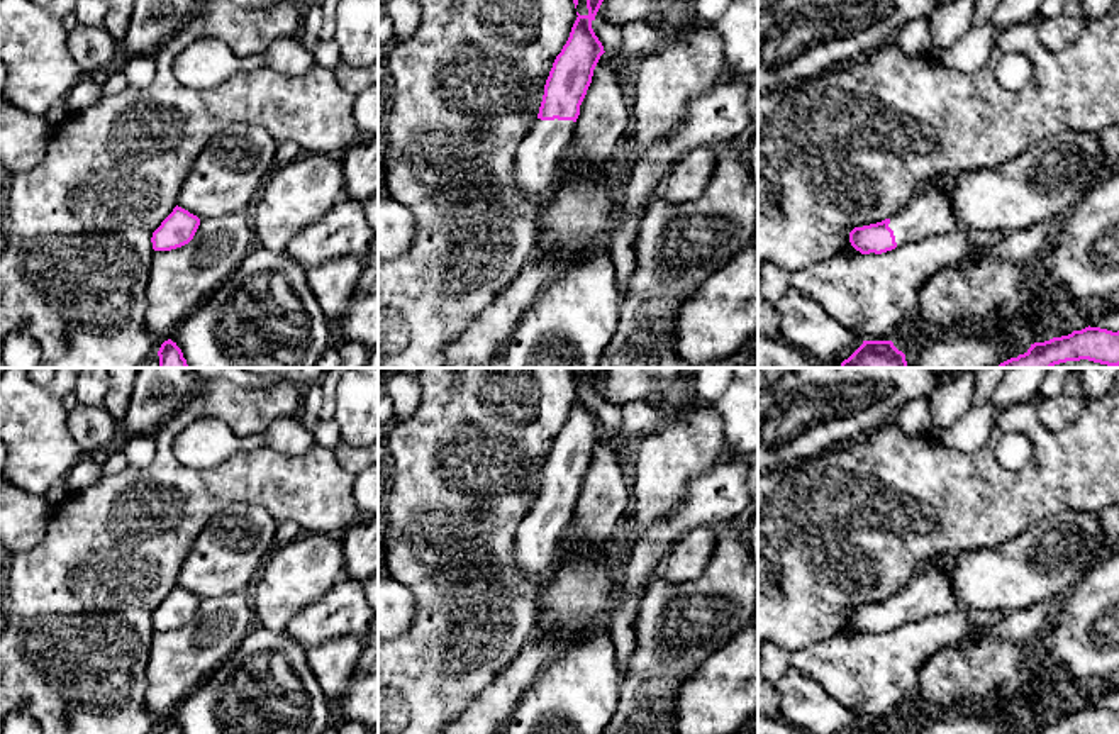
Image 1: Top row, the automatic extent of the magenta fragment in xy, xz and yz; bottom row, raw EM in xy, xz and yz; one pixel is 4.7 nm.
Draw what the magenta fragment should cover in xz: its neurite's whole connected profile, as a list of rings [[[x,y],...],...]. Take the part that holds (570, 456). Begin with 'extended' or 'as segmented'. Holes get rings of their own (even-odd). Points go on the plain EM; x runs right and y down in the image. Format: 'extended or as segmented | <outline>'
extended | [[[604,368],[587,373],[588,393],[576,392],[570,417],[546,459],[537,500],[517,529],[514,559],[526,575],[546,575],[556,542],[571,519],[593,449],[605,432],[592,409],[602,381]]]

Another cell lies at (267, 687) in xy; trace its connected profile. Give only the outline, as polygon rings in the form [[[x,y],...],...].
[[[254,624],[237,649],[170,719],[183,734],[322,734],[336,720],[336,710],[309,666],[305,648],[285,631],[268,631]]]

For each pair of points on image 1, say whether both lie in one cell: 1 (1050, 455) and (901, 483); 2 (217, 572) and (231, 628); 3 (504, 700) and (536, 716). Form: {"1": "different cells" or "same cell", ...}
{"1": "same cell", "2": "different cells", "3": "different cells"}

